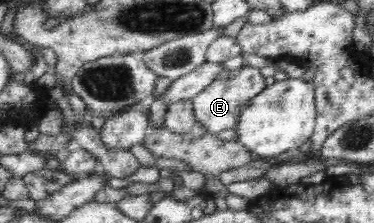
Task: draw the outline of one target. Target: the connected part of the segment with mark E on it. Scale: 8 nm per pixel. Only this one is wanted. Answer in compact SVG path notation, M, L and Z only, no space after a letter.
M245 66L240 69L224 70L214 81L210 82L204 91L191 99L195 118L210 134L220 133L224 129L236 130L240 113L244 111L244 107L266 87L264 80L265 78L256 67Z

